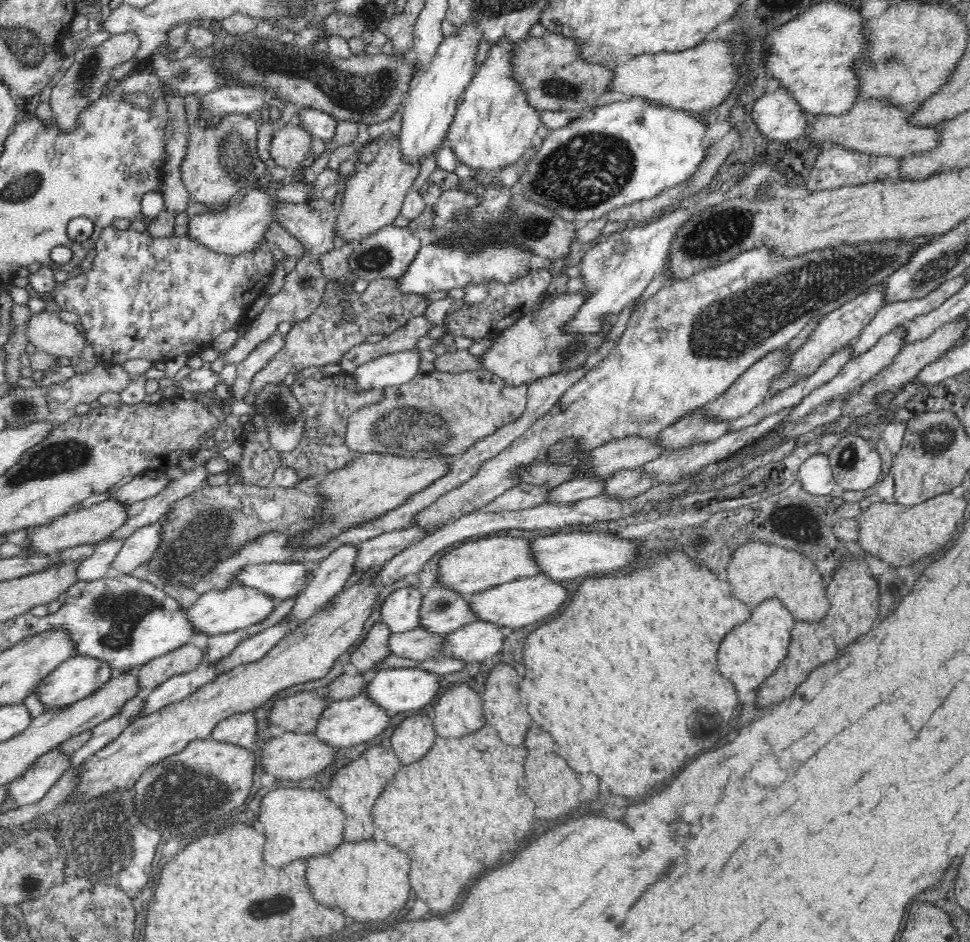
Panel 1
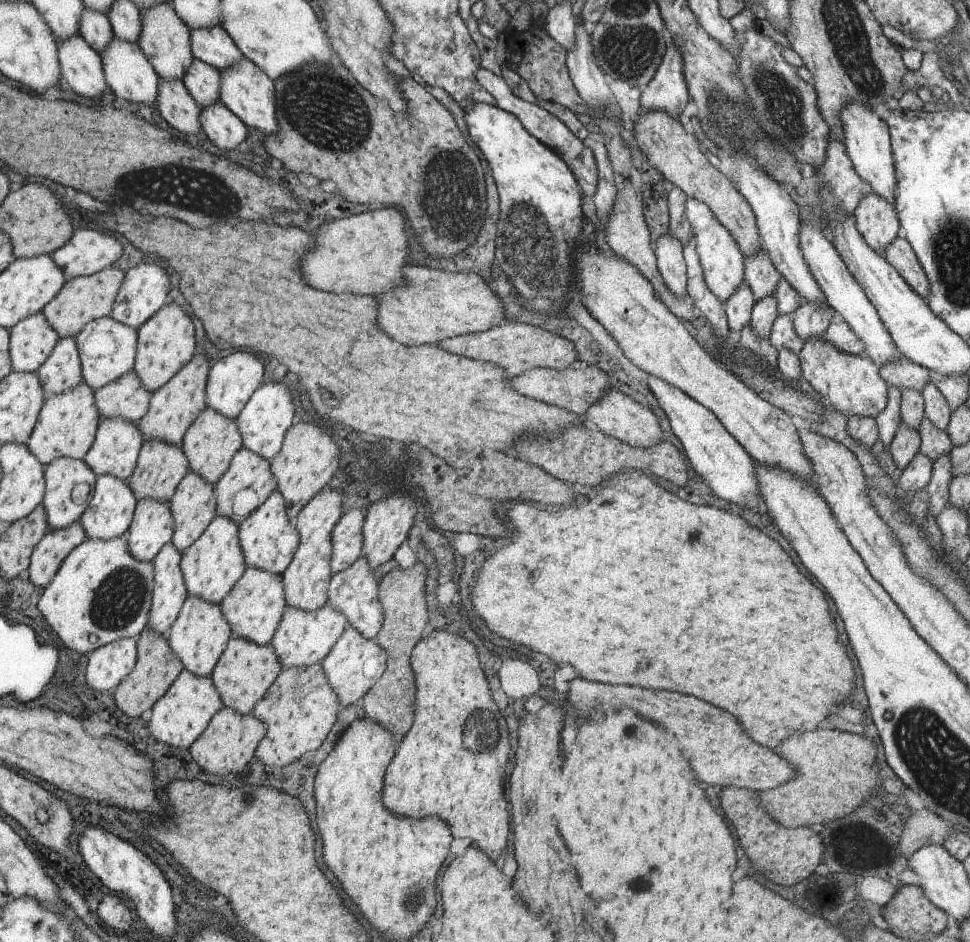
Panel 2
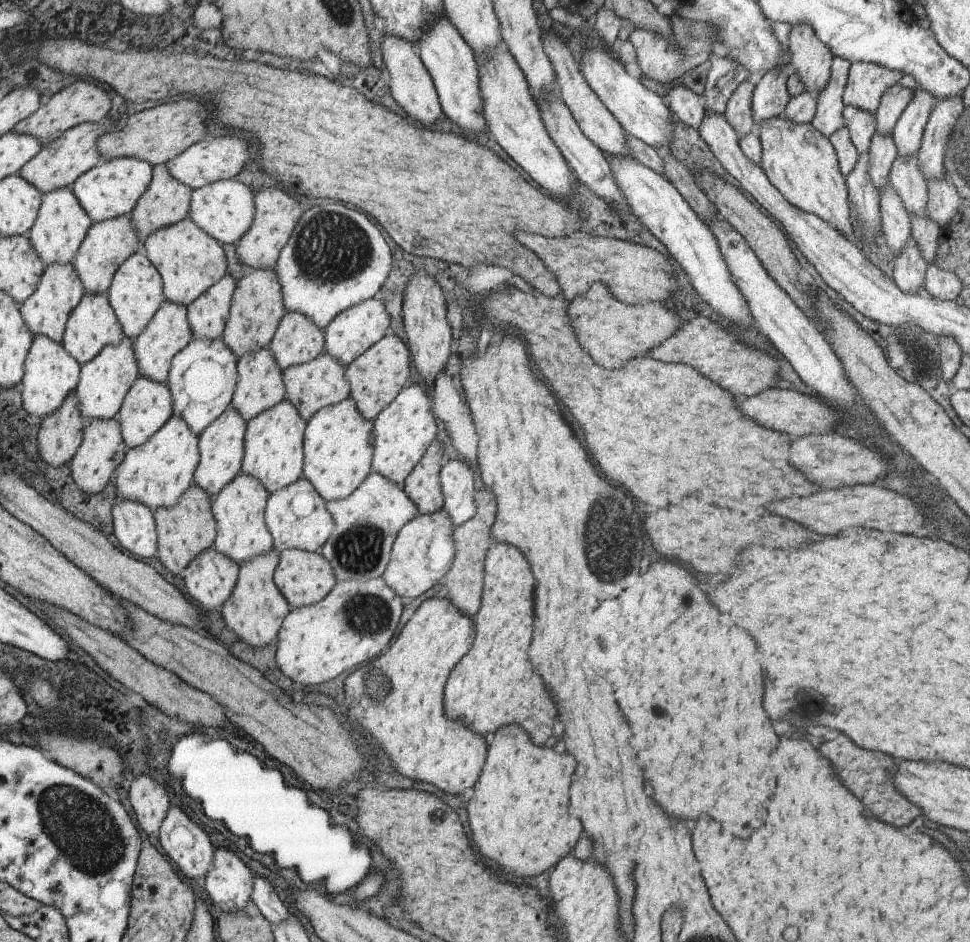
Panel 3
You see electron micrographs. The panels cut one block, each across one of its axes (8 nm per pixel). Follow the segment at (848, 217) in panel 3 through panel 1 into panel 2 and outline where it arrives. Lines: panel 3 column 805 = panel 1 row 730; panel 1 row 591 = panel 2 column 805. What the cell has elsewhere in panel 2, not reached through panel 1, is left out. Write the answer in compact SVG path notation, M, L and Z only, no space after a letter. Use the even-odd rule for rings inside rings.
M812 336L803 341L804 346L799 352L802 374L822 396L831 412L838 412L844 418L852 416L870 416L876 418L888 404L888 385L879 373L879 365L870 358L846 352L826 342L823 336Z

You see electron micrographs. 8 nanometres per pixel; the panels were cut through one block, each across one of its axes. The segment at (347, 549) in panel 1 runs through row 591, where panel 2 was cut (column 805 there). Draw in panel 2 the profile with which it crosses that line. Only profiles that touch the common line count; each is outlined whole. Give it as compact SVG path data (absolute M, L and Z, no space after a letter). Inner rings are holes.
M802 303L793 313L794 330L800 338L808 340L812 336L823 336L837 314L830 306L812 306Z

